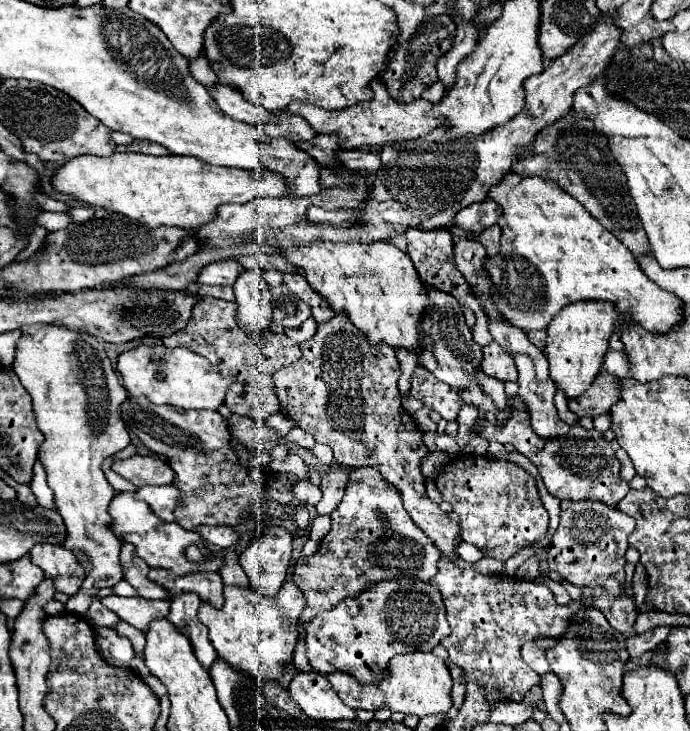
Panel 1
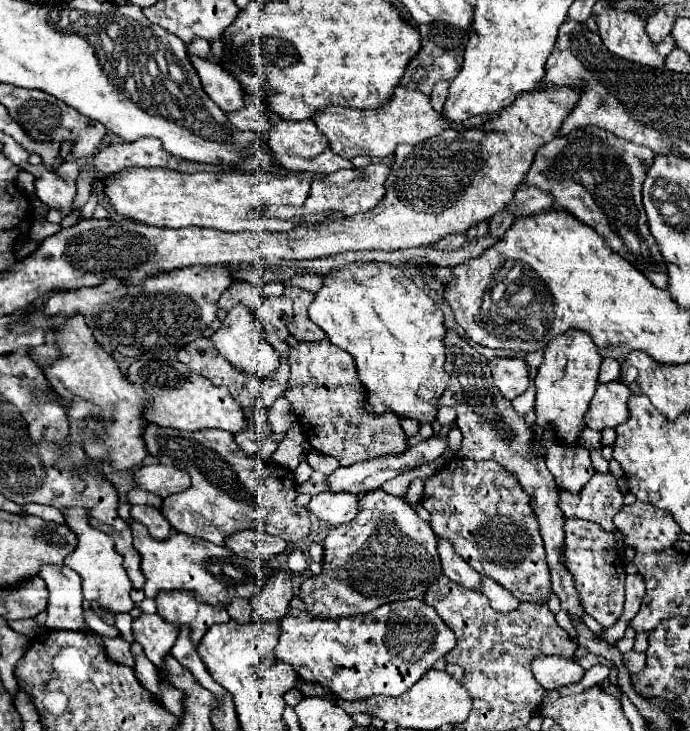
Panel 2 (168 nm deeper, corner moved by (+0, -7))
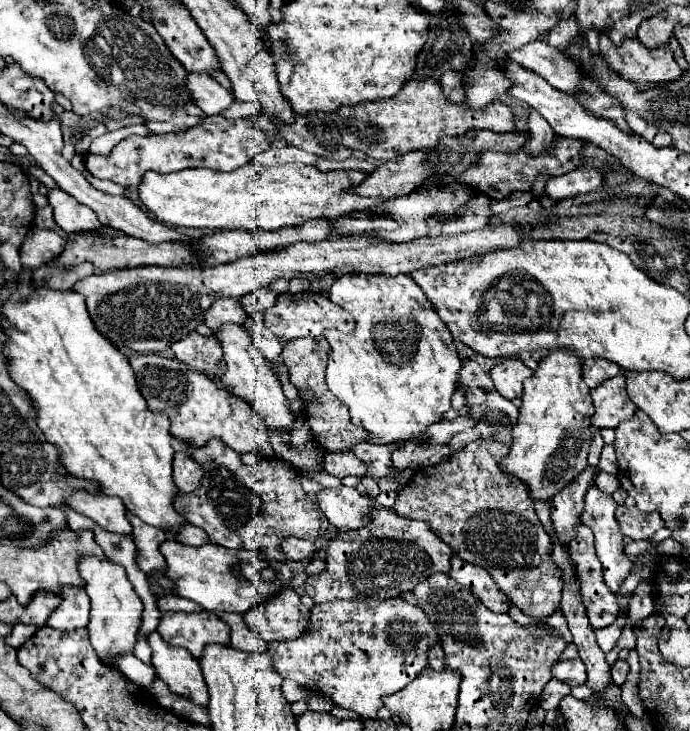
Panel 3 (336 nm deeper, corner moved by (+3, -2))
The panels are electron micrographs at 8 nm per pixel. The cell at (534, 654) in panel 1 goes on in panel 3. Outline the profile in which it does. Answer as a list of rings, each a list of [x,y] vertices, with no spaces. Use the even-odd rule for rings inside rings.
[[[573,658],[573,660],[565,660],[565,662],[555,662],[553,676],[559,678],[561,682],[569,684],[569,686],[579,686],[579,684],[587,682],[585,664],[581,662],[581,658]]]

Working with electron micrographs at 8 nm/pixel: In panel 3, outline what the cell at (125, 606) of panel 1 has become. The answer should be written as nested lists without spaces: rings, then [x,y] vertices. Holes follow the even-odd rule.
[[[157,632],[149,634],[149,646],[153,650],[153,666],[157,668],[157,676],[167,684],[167,688],[187,698],[189,702],[207,708],[209,694],[201,674],[199,662],[179,646],[169,646]]]

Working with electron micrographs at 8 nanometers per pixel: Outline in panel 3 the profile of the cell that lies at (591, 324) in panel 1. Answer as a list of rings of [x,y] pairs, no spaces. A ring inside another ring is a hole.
[[[563,350],[549,352],[547,358],[539,362],[539,368],[531,378],[527,378],[523,390],[523,404],[519,408],[519,420],[511,430],[511,448],[509,454],[499,462],[503,474],[517,478],[527,486],[533,500],[551,502],[555,494],[559,494],[565,486],[577,480],[577,476],[589,468],[587,454],[593,440],[589,416],[593,414],[593,404],[589,396],[589,386],[585,386],[581,378],[581,358],[573,358],[573,354],[565,354]]]

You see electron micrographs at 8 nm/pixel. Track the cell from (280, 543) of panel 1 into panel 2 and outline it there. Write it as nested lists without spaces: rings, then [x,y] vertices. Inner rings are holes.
[[[276,569],[266,579],[262,591],[250,599],[252,603],[252,619],[258,623],[266,623],[270,619],[280,621],[286,611],[290,609],[292,593],[292,581],[286,569]]]

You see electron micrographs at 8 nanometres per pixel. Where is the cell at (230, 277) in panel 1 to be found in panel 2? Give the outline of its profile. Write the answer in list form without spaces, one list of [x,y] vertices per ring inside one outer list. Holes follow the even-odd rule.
[[[234,281],[226,291],[224,295],[220,297],[218,305],[222,309],[232,309],[236,303],[244,303],[248,305],[252,311],[256,311],[256,307],[262,305],[262,299],[264,299],[264,289],[250,283],[250,281]]]

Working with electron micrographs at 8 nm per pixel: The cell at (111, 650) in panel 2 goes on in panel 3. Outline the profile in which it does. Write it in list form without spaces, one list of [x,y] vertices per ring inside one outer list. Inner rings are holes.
[[[127,654],[125,658],[117,658],[117,666],[131,682],[145,690],[151,690],[151,684],[155,680],[155,668],[151,664],[145,664],[137,656]]]

